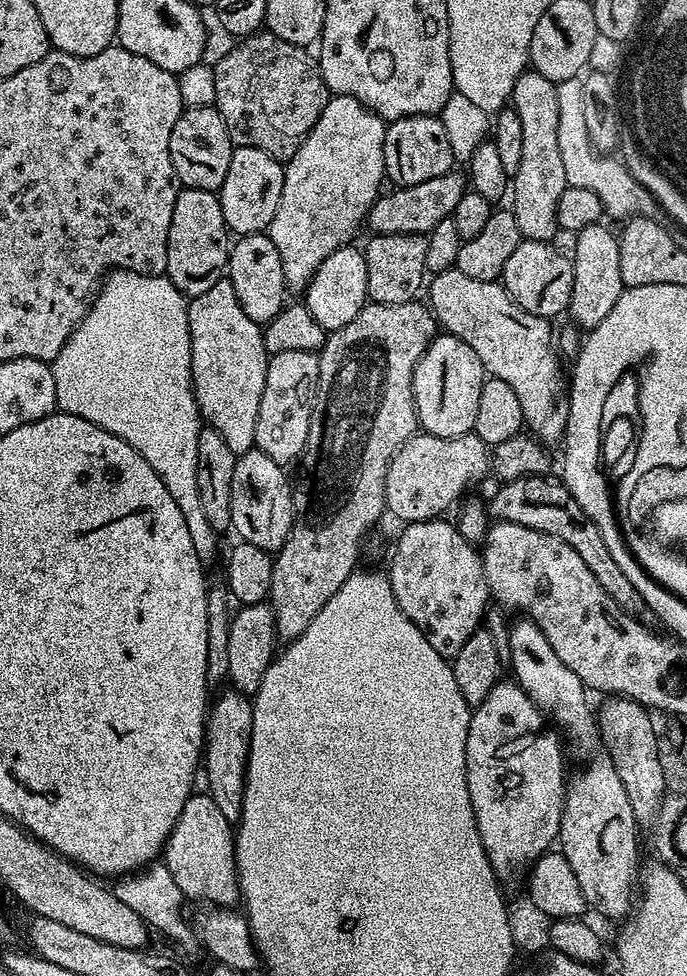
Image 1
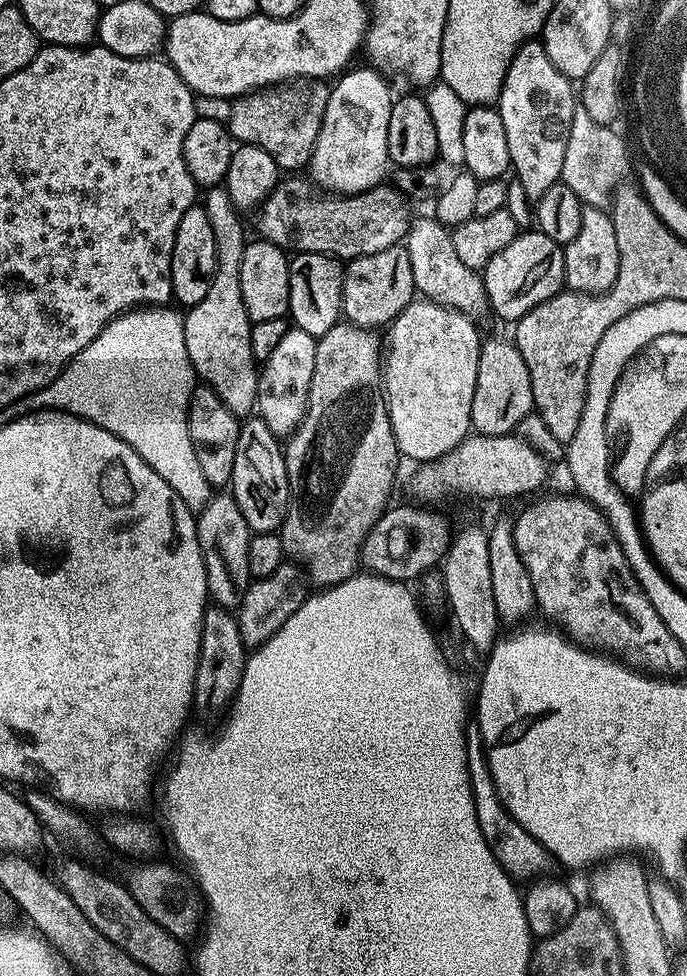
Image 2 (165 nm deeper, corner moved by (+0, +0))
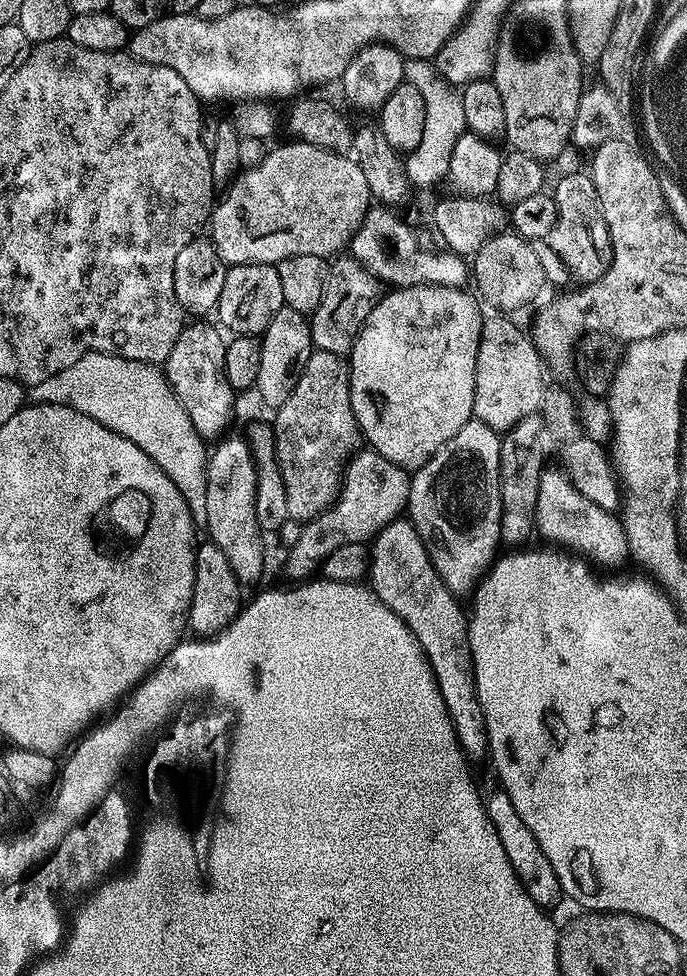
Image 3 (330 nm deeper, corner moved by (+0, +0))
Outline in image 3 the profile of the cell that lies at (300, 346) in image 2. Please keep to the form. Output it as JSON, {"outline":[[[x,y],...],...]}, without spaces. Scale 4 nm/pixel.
{"outline":[[[287,306],[280,308],[278,314],[270,318],[259,341],[262,350],[262,366],[258,366],[255,391],[260,392],[261,398],[269,404],[269,409],[275,410],[282,406],[282,402],[286,402],[286,398],[290,398],[310,354],[314,351],[309,317]]]}

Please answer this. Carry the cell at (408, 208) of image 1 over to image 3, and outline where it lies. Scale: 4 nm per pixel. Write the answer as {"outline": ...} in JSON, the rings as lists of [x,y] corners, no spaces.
{"outline":[[[299,142],[287,143],[278,145],[273,152],[272,149],[265,151],[261,164],[241,171],[227,187],[228,194],[213,207],[210,239],[229,266],[277,265],[286,258],[298,258],[298,254],[335,257],[351,245],[356,232],[363,226],[368,209],[373,207],[370,186],[366,186],[366,178],[362,178],[362,166],[358,166],[351,155]]]}

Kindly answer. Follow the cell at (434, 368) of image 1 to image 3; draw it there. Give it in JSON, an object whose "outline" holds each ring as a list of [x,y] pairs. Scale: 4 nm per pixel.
{"outline":[[[415,284],[409,288],[396,288],[392,293],[381,295],[380,300],[370,310],[366,322],[361,326],[360,333],[352,344],[350,353],[350,367],[348,370],[348,385],[350,386],[350,404],[354,410],[354,416],[360,427],[361,437],[366,441],[367,447],[373,452],[382,454],[394,466],[415,470],[427,462],[434,453],[441,448],[466,422],[473,419],[474,413],[474,378],[476,377],[476,363],[478,362],[478,346],[480,345],[480,331],[484,325],[484,316],[480,308],[482,304],[471,291],[464,288],[447,288],[441,284]]]}

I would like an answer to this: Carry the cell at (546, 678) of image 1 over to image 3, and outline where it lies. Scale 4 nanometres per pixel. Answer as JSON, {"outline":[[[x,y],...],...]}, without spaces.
{"outline":[[[540,415],[522,418],[514,427],[503,433],[500,442],[500,497],[502,498],[502,518],[500,538],[505,545],[524,546],[536,532],[536,511],[538,510],[538,482],[540,473],[545,471],[544,423]]]}

